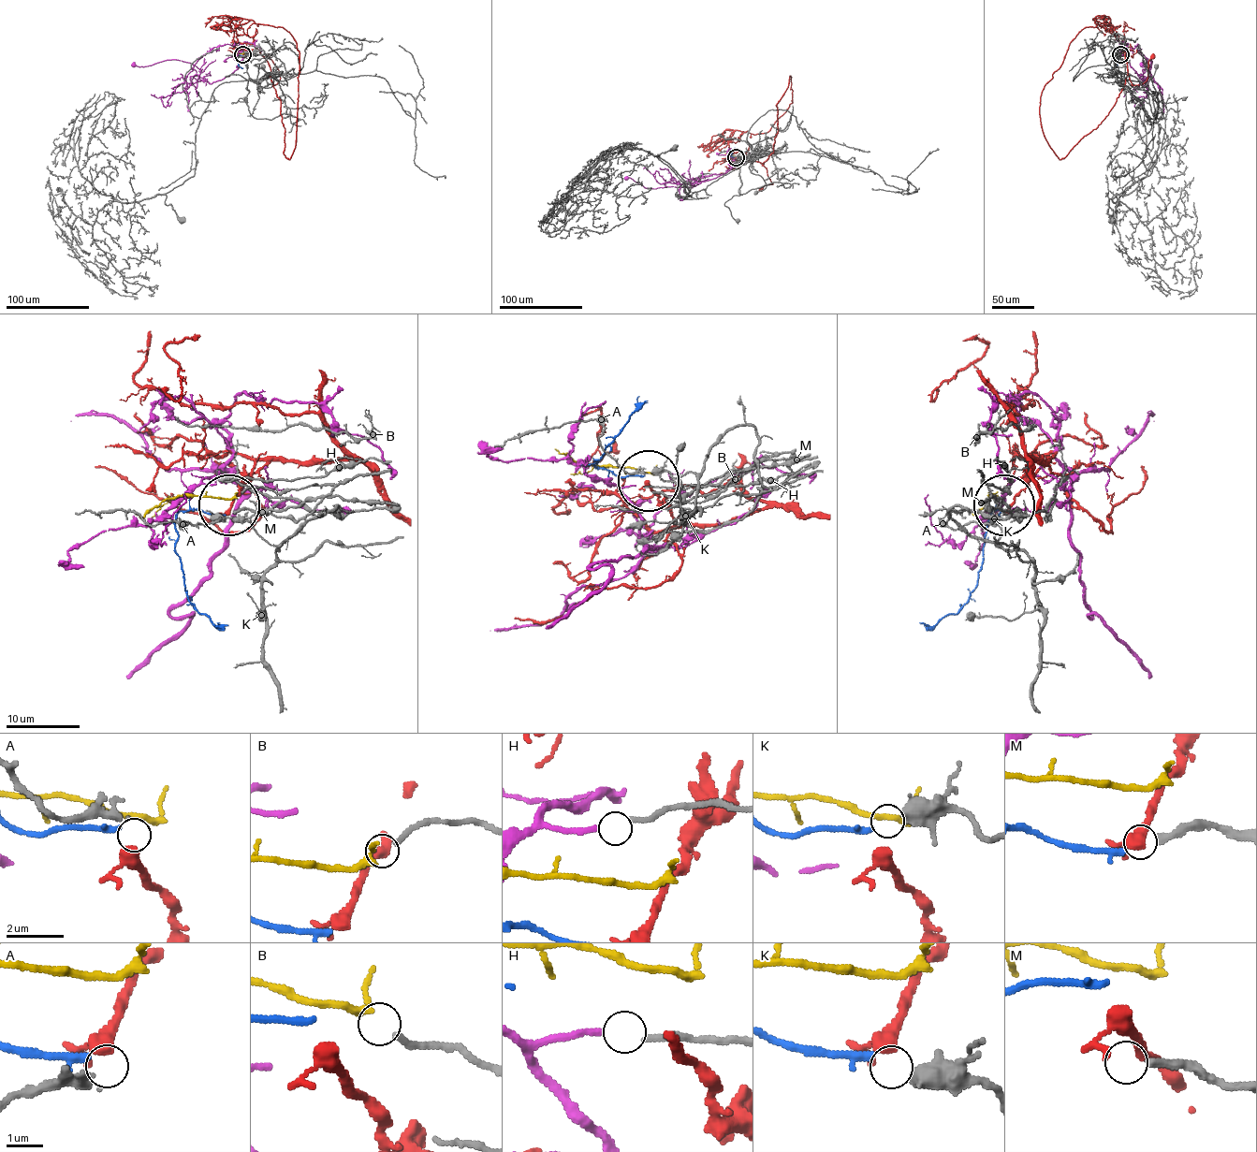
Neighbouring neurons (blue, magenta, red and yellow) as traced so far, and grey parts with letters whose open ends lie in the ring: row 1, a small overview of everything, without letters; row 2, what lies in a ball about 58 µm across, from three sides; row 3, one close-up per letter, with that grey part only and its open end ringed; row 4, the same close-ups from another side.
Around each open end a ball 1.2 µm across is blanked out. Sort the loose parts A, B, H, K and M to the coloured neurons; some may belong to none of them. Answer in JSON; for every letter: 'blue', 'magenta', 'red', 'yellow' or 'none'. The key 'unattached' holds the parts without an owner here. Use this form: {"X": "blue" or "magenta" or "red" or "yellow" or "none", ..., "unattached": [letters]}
{"A": "red", "B": "yellow", "H": "magenta", "K": "blue", "M": "none", "unattached": ["M"]}

